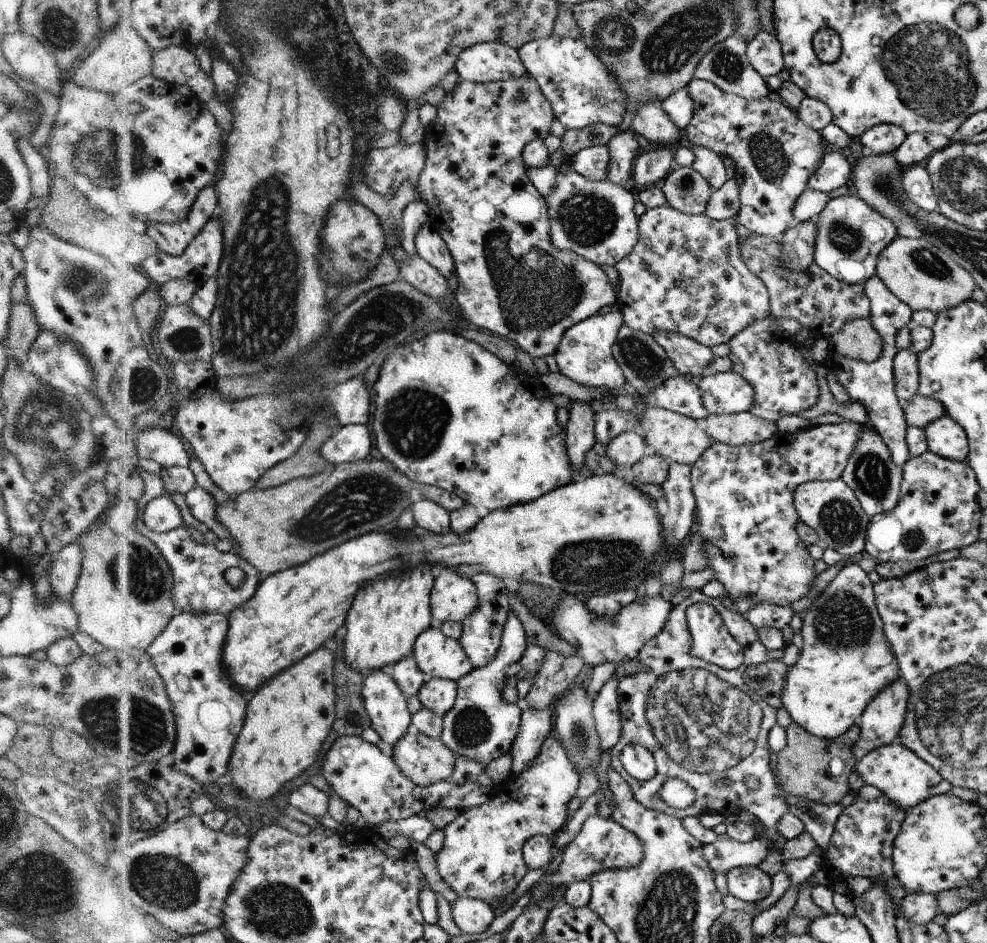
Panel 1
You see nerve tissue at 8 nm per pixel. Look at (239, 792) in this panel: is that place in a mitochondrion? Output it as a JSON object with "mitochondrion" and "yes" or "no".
{"mitochondrion":"no"}

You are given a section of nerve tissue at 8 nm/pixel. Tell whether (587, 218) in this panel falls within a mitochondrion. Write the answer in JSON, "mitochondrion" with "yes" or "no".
{"mitochondrion":"yes"}

